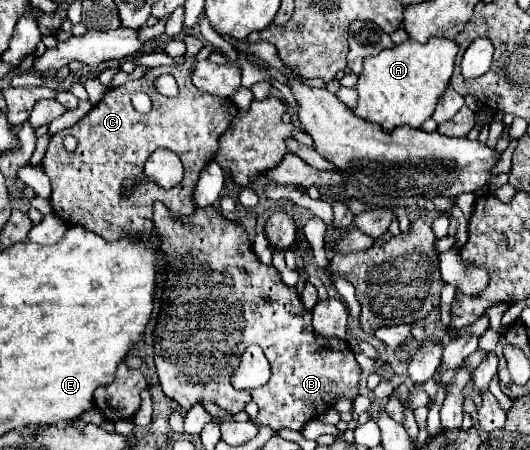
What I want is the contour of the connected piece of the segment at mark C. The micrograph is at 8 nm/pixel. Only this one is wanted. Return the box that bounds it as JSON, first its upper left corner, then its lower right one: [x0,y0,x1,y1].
[42,36,238,242]

